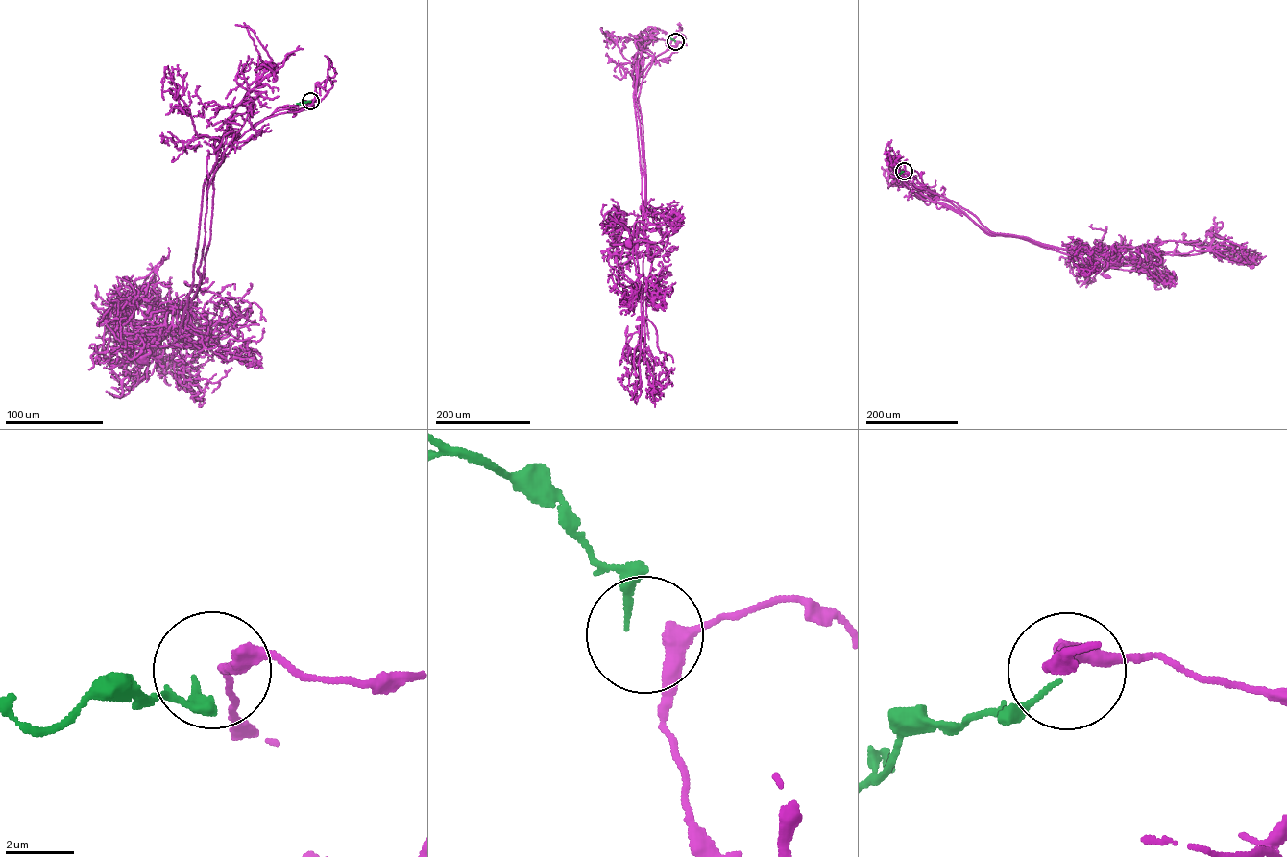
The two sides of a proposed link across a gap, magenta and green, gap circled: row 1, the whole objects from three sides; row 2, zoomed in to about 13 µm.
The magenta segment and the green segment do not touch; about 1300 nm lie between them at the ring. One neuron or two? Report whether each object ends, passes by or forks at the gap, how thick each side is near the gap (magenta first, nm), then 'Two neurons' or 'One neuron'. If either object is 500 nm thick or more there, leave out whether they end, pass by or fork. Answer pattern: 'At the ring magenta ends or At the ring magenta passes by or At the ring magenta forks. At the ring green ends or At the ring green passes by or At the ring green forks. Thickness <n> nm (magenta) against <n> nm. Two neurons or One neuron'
At the ring magenta passes by. At the ring green ends. Thickness 440 nm (magenta) against 140 nm. One neuron

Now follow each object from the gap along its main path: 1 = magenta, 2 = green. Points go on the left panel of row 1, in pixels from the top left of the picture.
1: (311, 101), (251, 128), (216, 169), (203, 273), (182, 317), (200, 345), (150, 346), (141, 358)
2: (310, 101), (297, 103)

